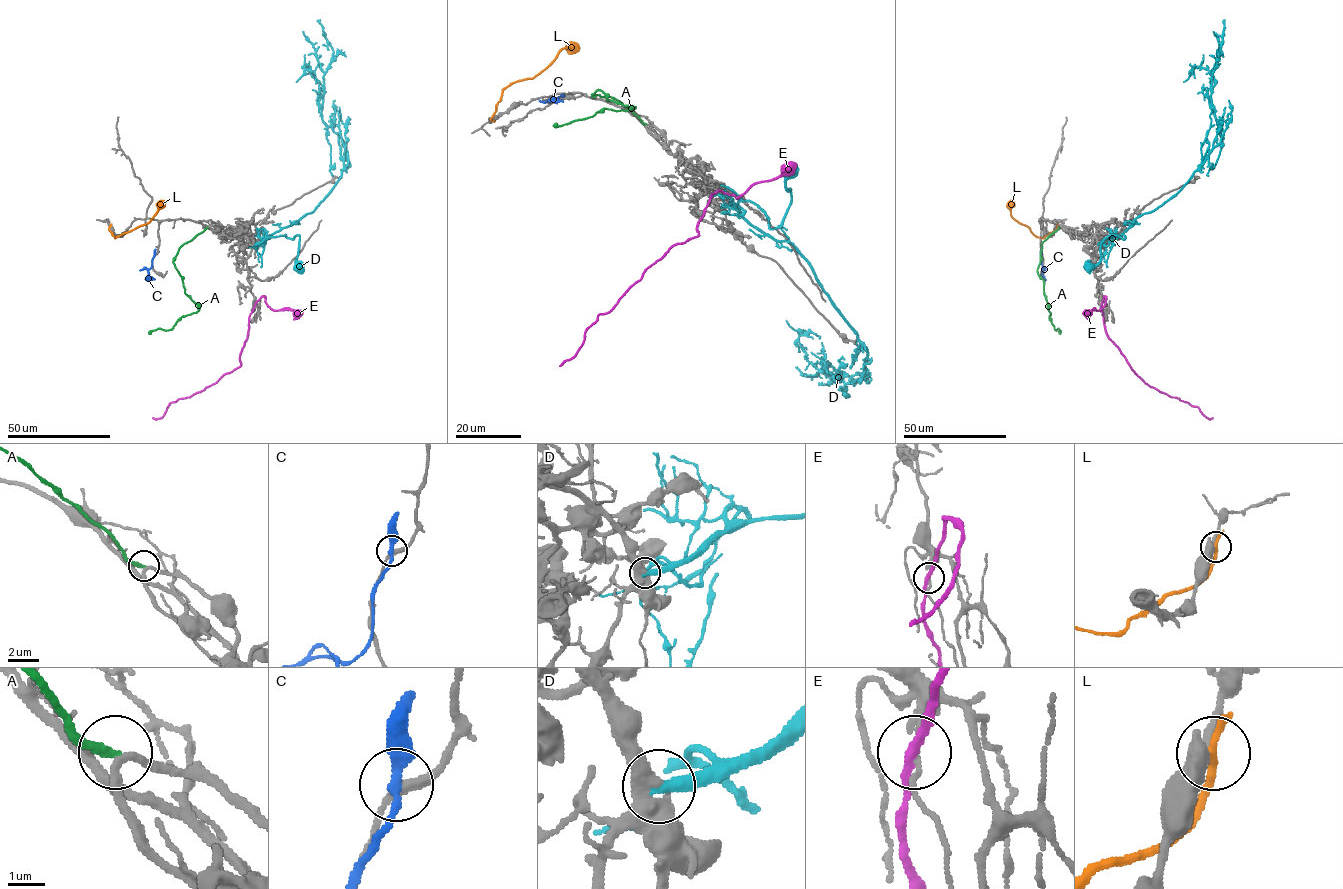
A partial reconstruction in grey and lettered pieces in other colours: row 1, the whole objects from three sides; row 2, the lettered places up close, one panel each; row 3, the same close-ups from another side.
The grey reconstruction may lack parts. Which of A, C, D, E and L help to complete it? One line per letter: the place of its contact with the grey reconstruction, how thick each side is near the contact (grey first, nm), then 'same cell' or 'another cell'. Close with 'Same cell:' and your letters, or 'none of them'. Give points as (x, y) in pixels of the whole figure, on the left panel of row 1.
A: (207, 227) | 190/260 nm | another cell
C: (154, 254) | 240/260 nm | another cell
D: (255, 244) | 400/340 nm | same cell
E: (255, 304) | 120/240 nm | another cell
L: (110, 226) | 440/280 nm | another cell
Same cell: D

